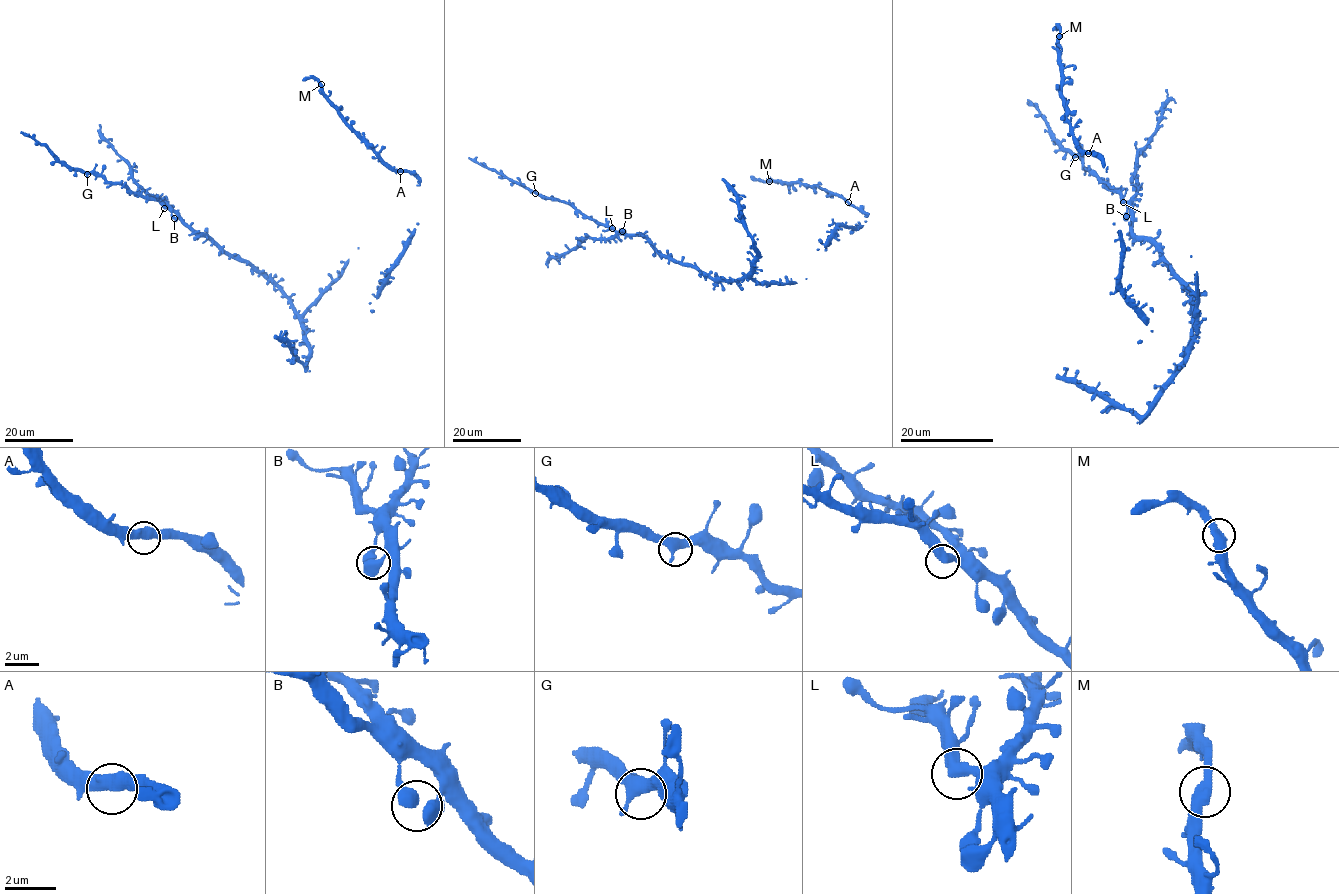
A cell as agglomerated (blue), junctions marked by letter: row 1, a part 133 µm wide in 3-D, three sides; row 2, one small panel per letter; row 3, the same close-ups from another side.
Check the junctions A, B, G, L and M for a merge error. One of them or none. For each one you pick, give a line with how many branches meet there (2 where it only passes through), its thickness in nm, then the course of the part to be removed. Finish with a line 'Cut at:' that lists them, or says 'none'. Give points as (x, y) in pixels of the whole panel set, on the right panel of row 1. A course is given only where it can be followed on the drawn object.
Cut at: none

